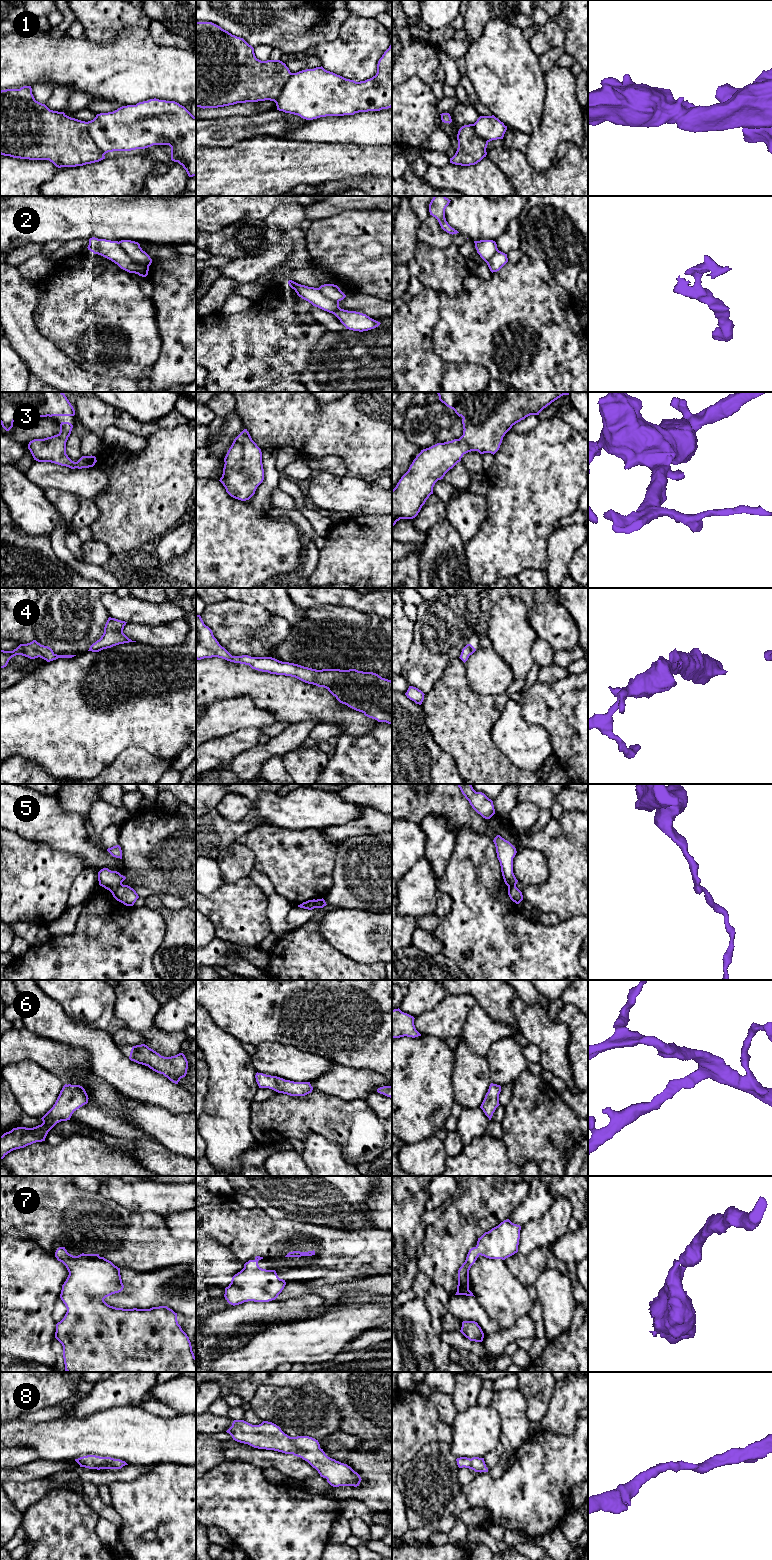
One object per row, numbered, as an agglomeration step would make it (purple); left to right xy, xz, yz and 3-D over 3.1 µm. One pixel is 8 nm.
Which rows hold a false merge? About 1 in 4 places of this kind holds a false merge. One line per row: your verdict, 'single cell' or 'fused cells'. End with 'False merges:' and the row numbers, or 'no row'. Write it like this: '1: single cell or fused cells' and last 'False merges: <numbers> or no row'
1: fused cells
2: fused cells
3: single cell
4: single cell
5: fused cells
6: single cell
7: single cell
8: single cell
False merges: 1, 2, 5

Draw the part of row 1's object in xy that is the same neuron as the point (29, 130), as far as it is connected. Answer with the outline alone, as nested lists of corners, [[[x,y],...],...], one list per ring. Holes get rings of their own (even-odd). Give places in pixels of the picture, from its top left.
[[[31,86],[0,91],[0,154],[29,160],[49,160],[56,167],[76,167],[99,162],[105,154],[97,147],[87,123],[50,110],[35,100]]]

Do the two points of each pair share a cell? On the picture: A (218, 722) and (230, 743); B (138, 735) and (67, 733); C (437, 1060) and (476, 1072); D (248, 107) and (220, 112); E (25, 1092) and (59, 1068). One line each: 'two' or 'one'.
A: two
B: one
C: two
D: one
E: two

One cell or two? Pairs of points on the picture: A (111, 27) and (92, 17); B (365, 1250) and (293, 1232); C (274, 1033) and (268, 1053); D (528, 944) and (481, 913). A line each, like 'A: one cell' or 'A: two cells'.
A: one cell
B: one cell
C: two cells
D: one cell

